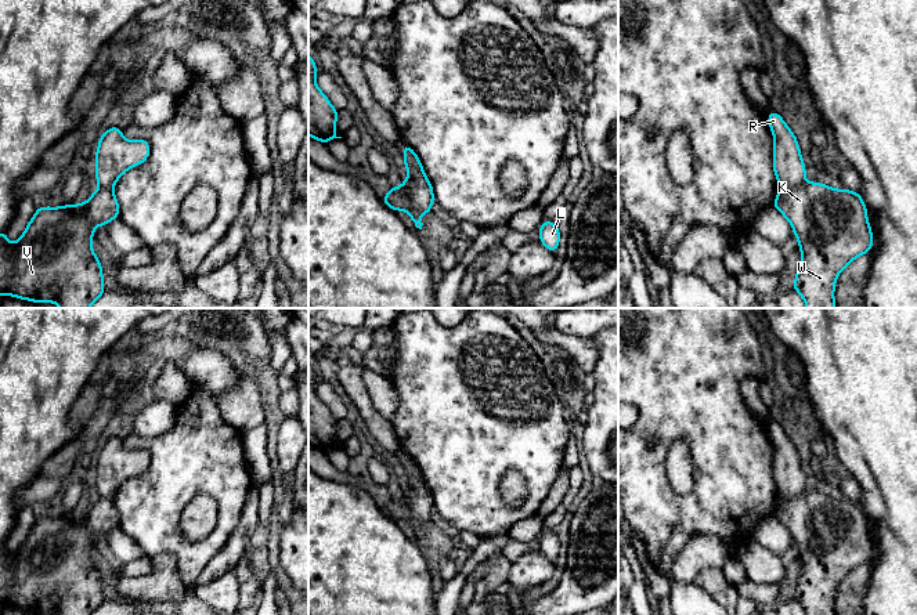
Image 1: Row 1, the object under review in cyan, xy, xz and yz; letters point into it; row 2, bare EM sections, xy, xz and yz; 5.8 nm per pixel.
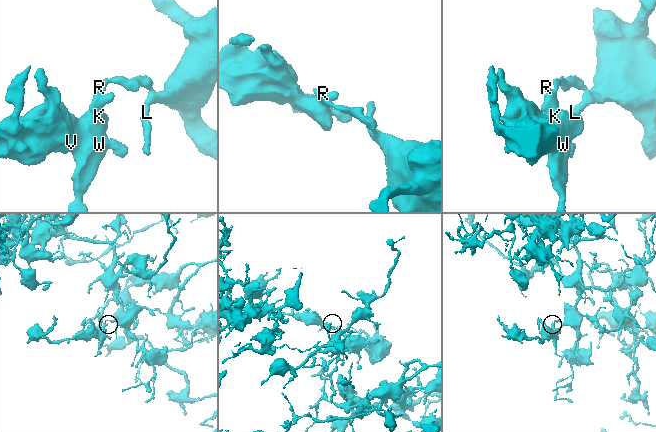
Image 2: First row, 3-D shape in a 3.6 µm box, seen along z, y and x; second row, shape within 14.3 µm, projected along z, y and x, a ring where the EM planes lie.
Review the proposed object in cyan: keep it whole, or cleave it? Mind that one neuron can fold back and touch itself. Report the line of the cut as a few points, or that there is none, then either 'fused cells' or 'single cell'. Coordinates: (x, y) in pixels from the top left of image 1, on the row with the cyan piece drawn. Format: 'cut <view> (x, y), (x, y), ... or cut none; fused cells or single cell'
cut yz (804, 181), (794, 187), (782, 188); fused cells

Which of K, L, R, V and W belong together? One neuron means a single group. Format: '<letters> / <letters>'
K V W / L R

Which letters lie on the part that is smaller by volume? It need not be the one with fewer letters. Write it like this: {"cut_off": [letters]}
{"cut_off": ["K", "V", "W"]}

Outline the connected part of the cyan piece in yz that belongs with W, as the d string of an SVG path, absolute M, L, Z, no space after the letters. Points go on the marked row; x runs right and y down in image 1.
M804 181L795 188L781 188L773 202L773 207L790 221L802 254L793 289L801 294L806 303L806 308L834 308L834 286L838 274L852 260L873 249L873 232L867 221L867 210L862 196L846 188L838 191L820 182Z

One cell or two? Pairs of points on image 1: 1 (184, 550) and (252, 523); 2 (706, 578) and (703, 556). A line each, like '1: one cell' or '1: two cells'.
1: two cells
2: two cells

